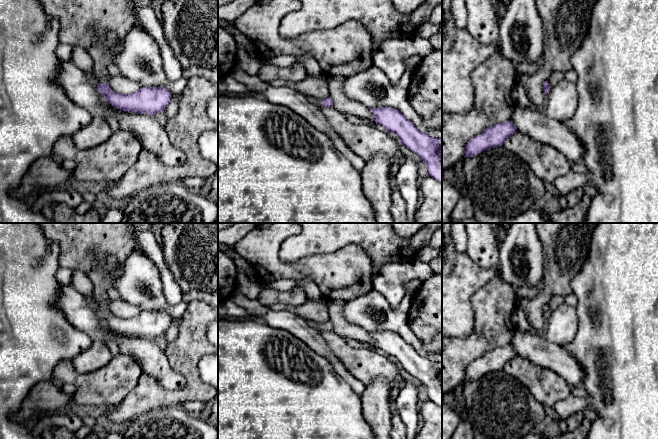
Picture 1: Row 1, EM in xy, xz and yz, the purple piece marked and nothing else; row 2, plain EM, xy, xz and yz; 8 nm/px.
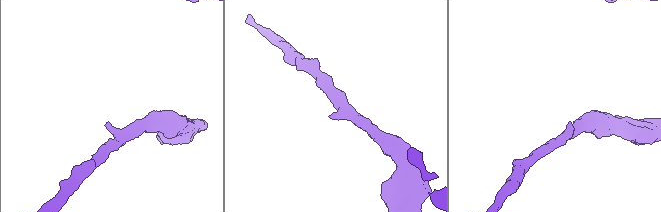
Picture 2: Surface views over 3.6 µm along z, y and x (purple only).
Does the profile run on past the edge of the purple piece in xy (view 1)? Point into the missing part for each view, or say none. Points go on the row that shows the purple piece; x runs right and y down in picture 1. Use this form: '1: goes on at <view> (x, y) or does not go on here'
1: goes on at xy (92, 80)

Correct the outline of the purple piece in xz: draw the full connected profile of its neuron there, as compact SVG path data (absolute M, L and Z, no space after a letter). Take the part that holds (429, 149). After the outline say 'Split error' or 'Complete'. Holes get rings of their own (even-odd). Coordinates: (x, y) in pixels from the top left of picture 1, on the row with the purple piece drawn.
M379 107L370 110L375 122L395 133L404 146L426 163L429 175L442 183L442 139L419 131L398 109Z. Complete

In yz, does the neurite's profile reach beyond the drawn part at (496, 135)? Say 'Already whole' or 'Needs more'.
Already whole

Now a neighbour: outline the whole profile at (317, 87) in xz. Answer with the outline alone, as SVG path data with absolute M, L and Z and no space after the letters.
M307 76L300 82L284 81L275 79L268 81L271 86L280 87L287 86L291 89L299 91L307 97L313 97L324 100L329 97L328 94L328 77Z

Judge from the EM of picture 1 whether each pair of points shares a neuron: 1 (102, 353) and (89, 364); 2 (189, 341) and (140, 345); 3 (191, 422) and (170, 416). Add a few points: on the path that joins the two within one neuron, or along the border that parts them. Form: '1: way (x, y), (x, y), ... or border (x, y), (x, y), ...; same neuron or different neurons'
1: way (99, 355), (92, 361); same neuron
2: border (163, 351), (169, 366), (175, 372); different neurons
3: way (186, 422), (175, 421); same neuron

